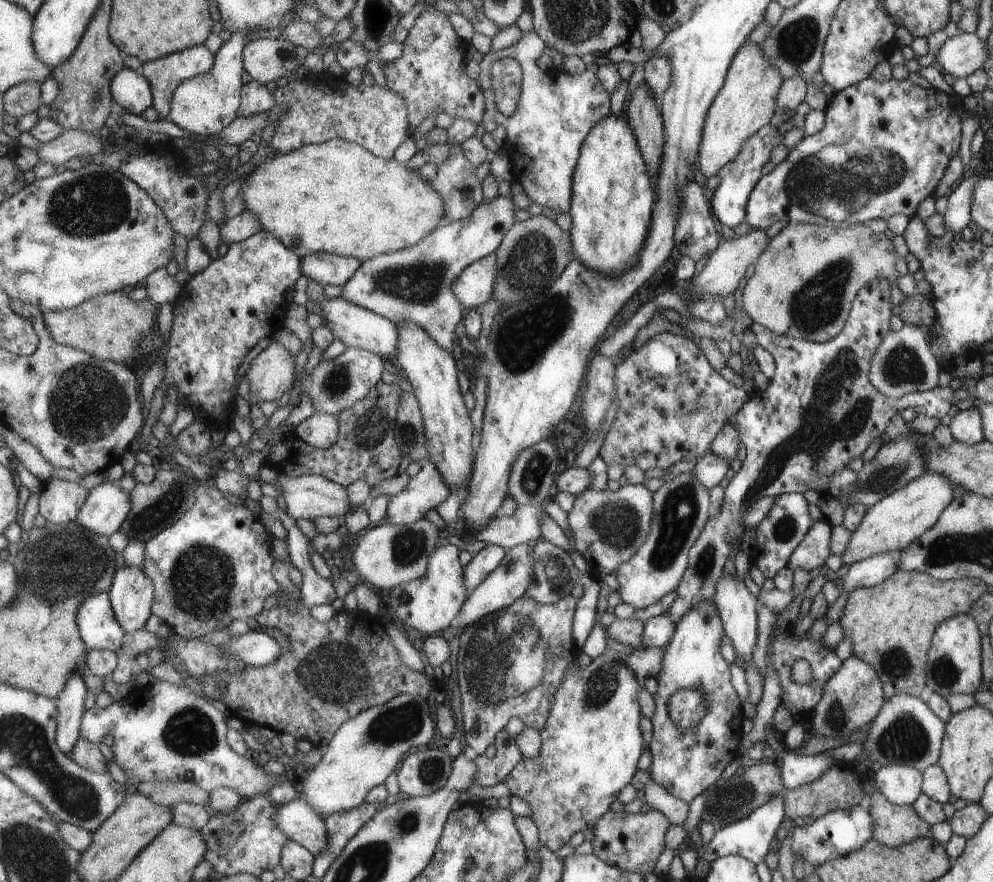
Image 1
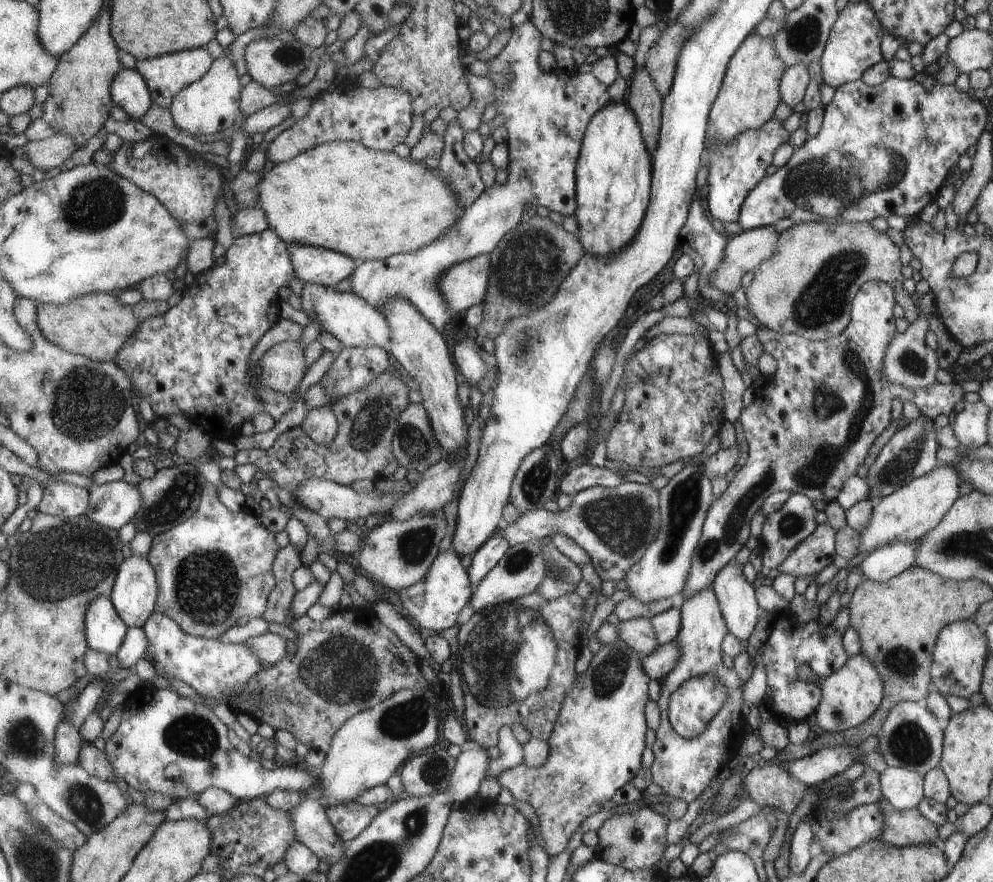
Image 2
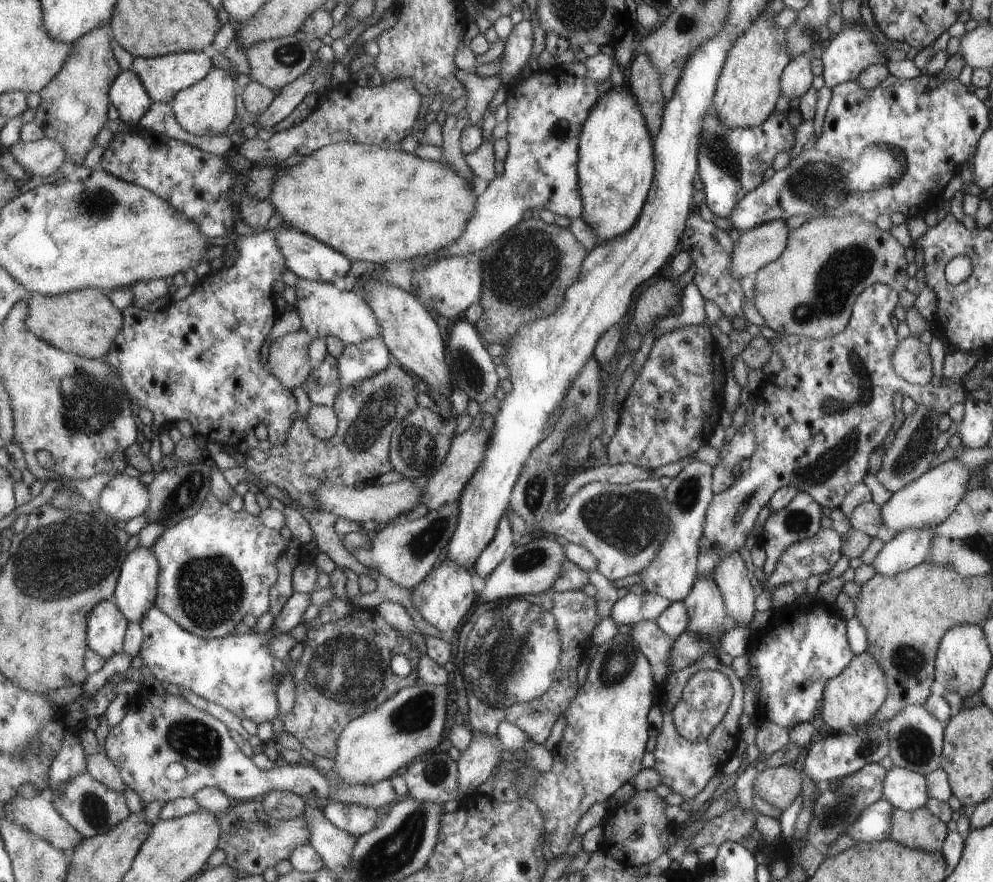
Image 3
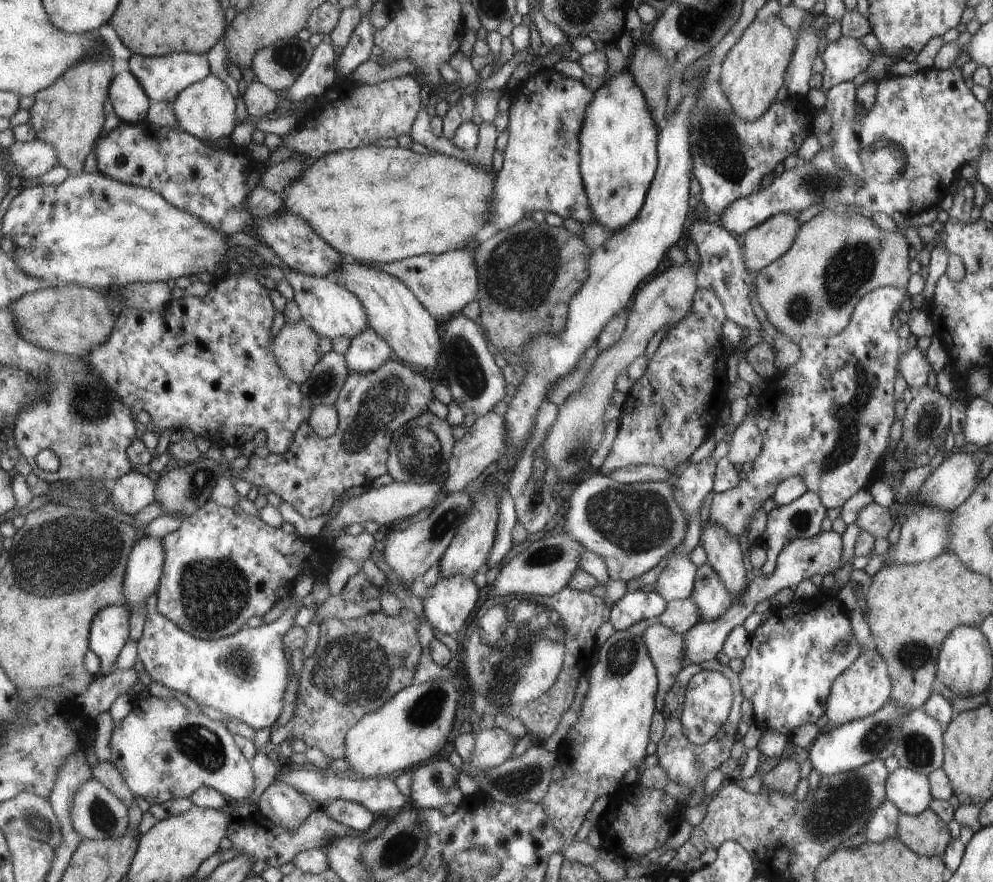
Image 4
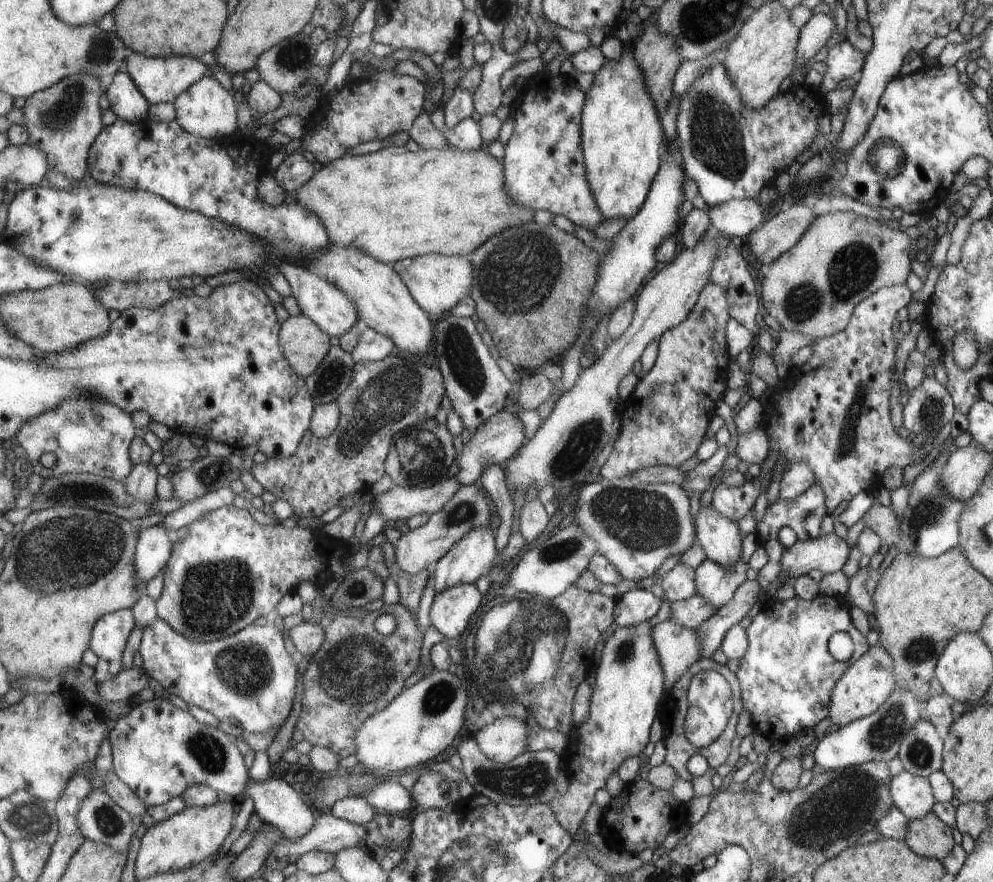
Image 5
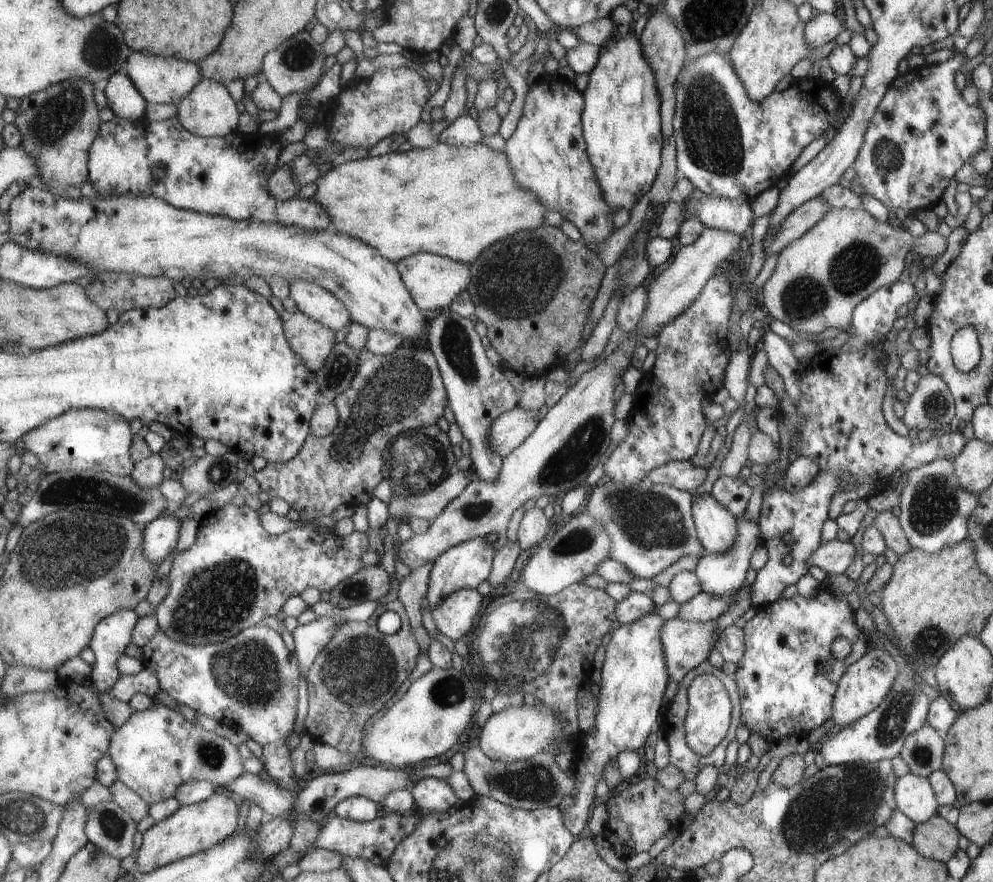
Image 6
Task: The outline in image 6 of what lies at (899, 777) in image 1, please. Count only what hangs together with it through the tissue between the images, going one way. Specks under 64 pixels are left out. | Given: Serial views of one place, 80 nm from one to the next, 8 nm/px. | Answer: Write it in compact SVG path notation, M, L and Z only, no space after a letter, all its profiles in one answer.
M907 773L894 783L896 808L915 824L937 815L938 804L928 777Z

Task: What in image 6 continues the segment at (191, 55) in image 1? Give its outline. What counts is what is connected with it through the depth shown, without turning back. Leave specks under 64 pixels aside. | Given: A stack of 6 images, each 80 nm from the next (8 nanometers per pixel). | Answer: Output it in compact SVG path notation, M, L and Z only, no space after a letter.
M134 51L125 64L126 74L129 75L148 103L179 106L180 102L196 88L203 79L199 63L181 60L177 57L149 56Z

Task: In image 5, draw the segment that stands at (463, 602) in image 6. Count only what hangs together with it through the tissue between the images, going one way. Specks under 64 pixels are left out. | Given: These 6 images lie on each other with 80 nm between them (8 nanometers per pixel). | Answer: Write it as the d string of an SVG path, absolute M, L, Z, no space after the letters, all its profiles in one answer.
M457 583L435 593L429 610L430 624L445 638L460 636L482 604L477 589L475 584Z

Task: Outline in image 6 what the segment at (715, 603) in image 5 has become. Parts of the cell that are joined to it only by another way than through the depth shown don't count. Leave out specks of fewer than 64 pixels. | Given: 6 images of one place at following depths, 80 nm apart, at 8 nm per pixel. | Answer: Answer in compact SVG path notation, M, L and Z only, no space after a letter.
M741 514L741 516L736 518L736 524L737 534L733 546L728 551L722 552L722 554L703 554L703 556L698 558L694 570L697 580L701 582L702 590L716 597L730 595L737 588L745 585L744 578L745 572L749 568L749 557L751 556L751 552L755 550L757 542L759 542L760 530L757 520L754 523Z

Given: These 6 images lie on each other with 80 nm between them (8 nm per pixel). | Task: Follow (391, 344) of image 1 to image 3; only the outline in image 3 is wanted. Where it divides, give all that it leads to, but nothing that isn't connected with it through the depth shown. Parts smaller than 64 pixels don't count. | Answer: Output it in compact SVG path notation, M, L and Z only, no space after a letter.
M298 277L294 288L297 294L296 307L302 315L304 328L313 338L326 339L334 336L351 344L381 337L380 320L365 297L355 290L341 290L332 282L299 279Z

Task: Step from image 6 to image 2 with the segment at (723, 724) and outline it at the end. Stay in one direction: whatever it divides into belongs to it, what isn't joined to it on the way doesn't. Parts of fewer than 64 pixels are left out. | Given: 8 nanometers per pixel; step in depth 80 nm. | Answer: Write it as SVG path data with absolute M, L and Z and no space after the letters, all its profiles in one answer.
M713 675L682 682L668 702L668 721L683 738L699 736L726 699L726 686Z

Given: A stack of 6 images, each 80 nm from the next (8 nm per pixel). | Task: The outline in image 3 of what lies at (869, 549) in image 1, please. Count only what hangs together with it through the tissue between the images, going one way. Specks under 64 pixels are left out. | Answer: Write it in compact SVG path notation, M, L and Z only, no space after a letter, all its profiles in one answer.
M955 459L947 460L931 469L927 469L903 488L895 491L883 506L879 506L882 526L895 532L903 529L934 527L947 518L956 504L964 497L970 471Z

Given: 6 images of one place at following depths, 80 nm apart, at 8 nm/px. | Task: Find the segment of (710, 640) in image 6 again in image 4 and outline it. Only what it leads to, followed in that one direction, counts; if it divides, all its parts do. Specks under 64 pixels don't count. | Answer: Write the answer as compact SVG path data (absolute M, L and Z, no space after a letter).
M655 623L649 626L641 633L642 639L646 644L649 656L654 662L658 676L658 689L656 694L656 709L662 711L664 696L669 687L675 682L676 674L683 668L683 637L682 634L668 629L661 623Z

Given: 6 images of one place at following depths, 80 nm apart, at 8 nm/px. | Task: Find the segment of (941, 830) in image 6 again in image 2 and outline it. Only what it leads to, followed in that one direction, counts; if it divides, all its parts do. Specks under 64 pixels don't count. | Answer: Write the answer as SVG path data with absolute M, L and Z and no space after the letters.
M879 800L884 816L881 840L891 846L938 844L937 825L926 819L917 808L897 810L889 802Z

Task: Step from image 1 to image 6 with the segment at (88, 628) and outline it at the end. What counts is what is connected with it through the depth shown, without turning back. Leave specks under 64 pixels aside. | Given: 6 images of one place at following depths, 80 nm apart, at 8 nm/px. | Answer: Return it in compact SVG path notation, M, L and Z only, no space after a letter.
M121 609L105 617L96 626L90 647L96 654L91 680L97 689L109 691L120 680L122 672L119 670L118 660L131 642L137 620L139 616L134 609Z

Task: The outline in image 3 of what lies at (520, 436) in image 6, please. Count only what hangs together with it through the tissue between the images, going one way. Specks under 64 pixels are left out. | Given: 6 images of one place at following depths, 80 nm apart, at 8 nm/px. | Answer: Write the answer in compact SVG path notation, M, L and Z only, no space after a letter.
M479 411L473 418L469 428L461 434L453 434L450 447L441 466L427 478L427 484L422 488L421 502L427 509L434 509L449 502L453 503L460 498L465 484L476 472L476 468L484 461L485 449L495 426L495 418L488 413Z

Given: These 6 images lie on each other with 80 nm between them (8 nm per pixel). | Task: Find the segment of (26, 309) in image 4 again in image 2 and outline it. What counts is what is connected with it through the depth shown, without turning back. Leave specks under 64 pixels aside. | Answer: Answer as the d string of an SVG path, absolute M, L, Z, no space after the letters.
M94 292L78 296L63 304L37 301L37 322L45 338L63 350L88 356L94 361L113 361L125 341L145 320L164 315L171 307L167 301L142 298L134 305L123 305L114 293Z

